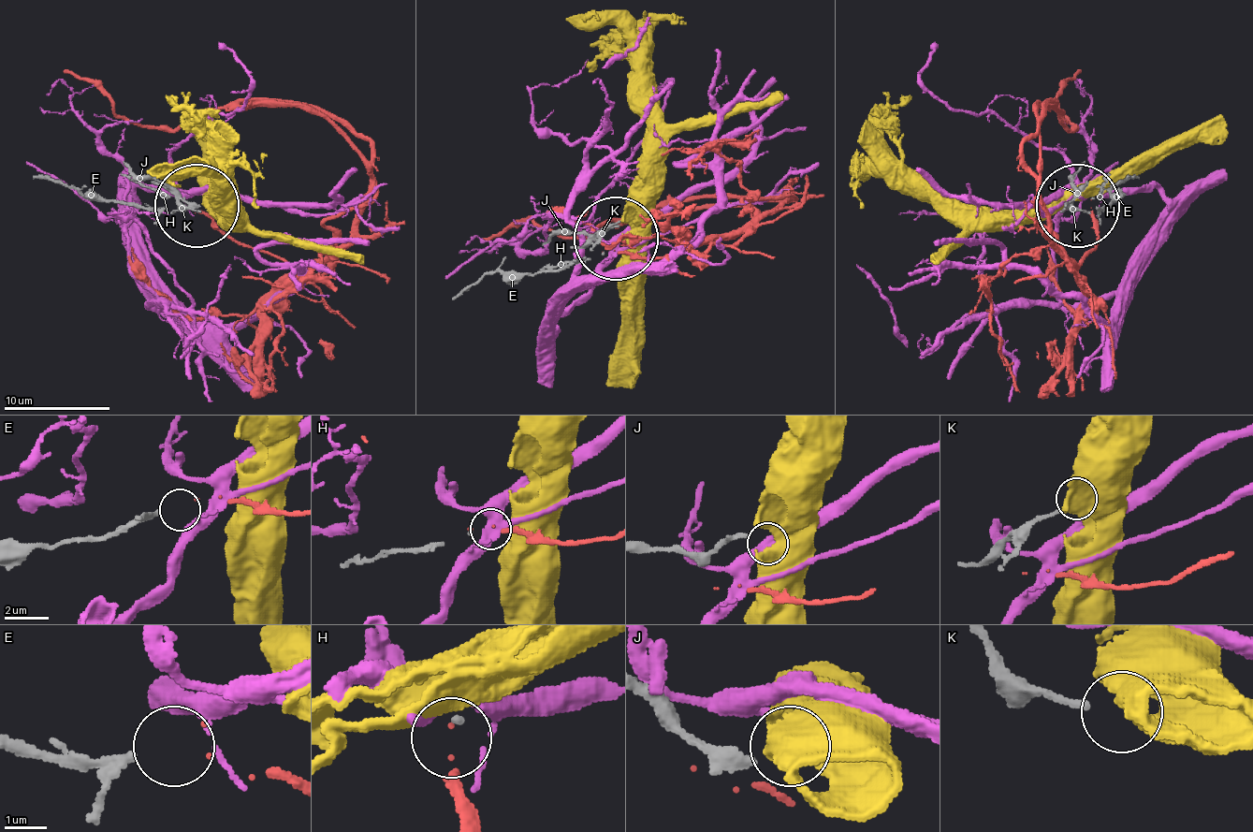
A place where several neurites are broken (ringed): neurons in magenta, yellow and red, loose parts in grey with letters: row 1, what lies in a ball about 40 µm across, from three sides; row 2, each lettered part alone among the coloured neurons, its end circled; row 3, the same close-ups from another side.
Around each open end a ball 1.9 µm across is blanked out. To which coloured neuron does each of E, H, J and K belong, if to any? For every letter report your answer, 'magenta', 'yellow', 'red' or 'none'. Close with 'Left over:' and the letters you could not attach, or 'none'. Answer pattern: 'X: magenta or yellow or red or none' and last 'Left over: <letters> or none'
E: red
H: none
J: none
K: none
Left over: H, J, K

